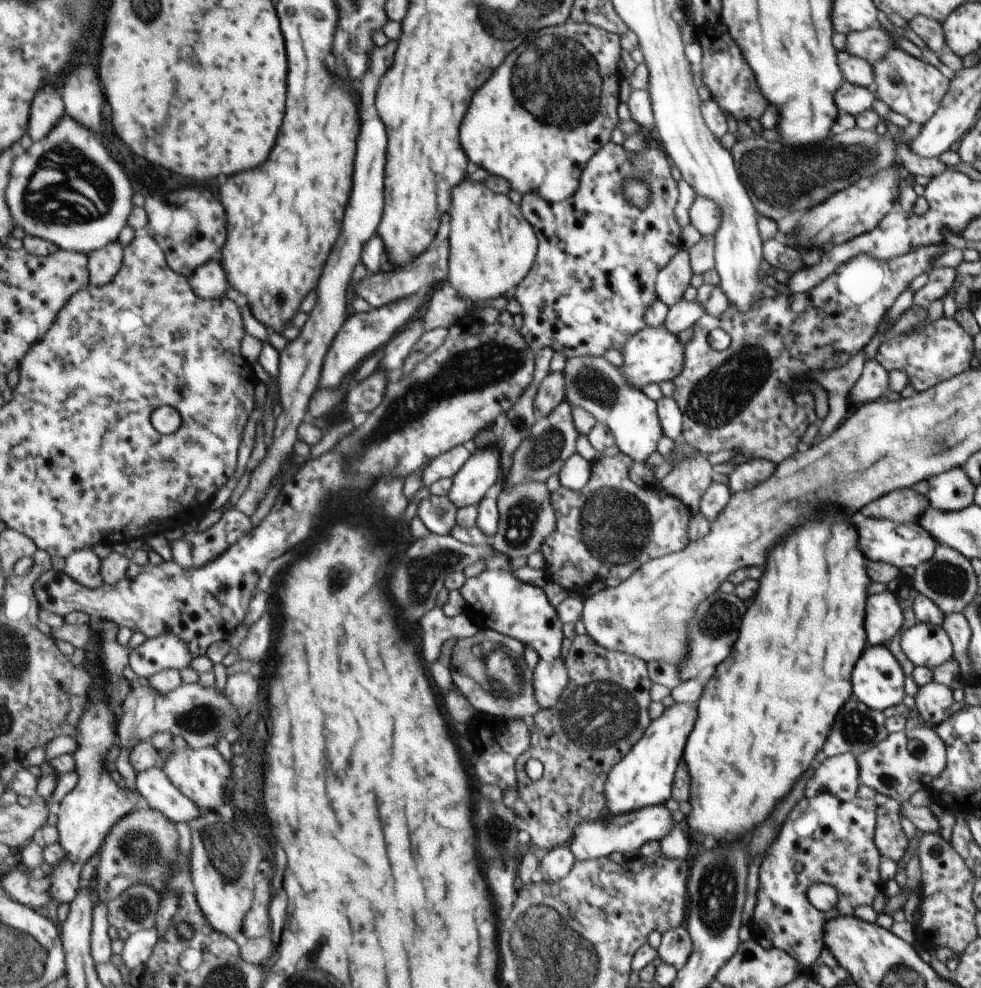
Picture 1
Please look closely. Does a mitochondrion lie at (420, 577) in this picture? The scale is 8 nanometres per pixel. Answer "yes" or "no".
yes

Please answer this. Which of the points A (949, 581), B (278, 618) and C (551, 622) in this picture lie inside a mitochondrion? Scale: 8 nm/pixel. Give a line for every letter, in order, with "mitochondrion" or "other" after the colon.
A: mitochondrion
B: other
C: other

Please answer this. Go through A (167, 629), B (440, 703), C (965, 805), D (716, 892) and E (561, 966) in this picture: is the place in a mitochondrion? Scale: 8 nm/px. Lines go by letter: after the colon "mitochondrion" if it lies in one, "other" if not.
A: other
B: other
C: other
D: mitochondrion
E: mitochondrion

